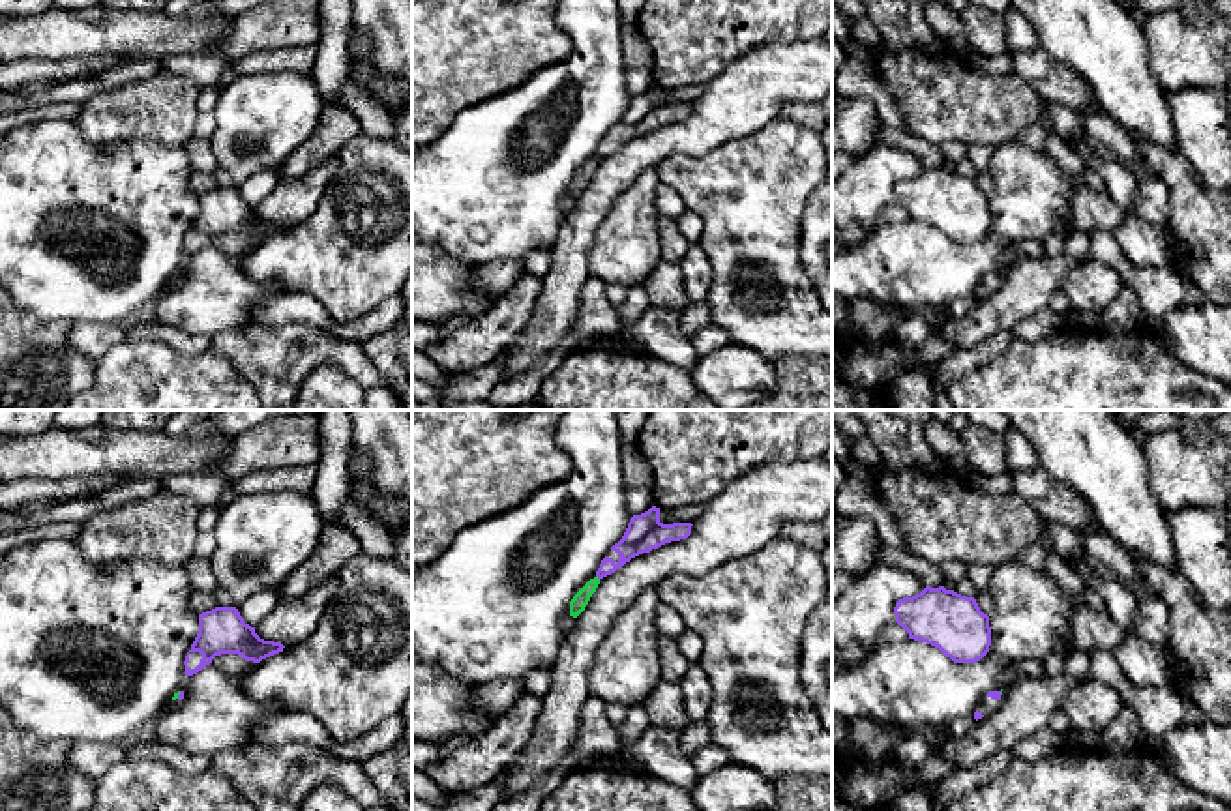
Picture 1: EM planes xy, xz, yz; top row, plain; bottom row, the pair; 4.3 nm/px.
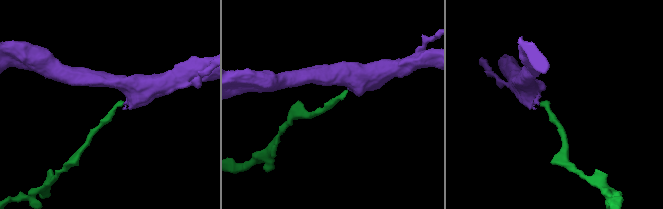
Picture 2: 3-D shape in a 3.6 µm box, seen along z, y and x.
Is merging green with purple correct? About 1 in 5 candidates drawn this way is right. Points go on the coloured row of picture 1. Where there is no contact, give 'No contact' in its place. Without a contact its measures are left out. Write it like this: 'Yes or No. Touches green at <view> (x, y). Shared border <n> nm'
No. Touches green at xy (178, 693). Shared border 40 nm

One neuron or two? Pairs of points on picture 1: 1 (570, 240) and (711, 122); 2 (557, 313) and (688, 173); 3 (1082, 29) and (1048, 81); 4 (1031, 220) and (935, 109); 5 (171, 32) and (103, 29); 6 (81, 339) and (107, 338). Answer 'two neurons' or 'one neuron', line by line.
1: one neuron
2: two neurons
3: two neurons
4: two neurons
5: one neuron
6: one neuron

